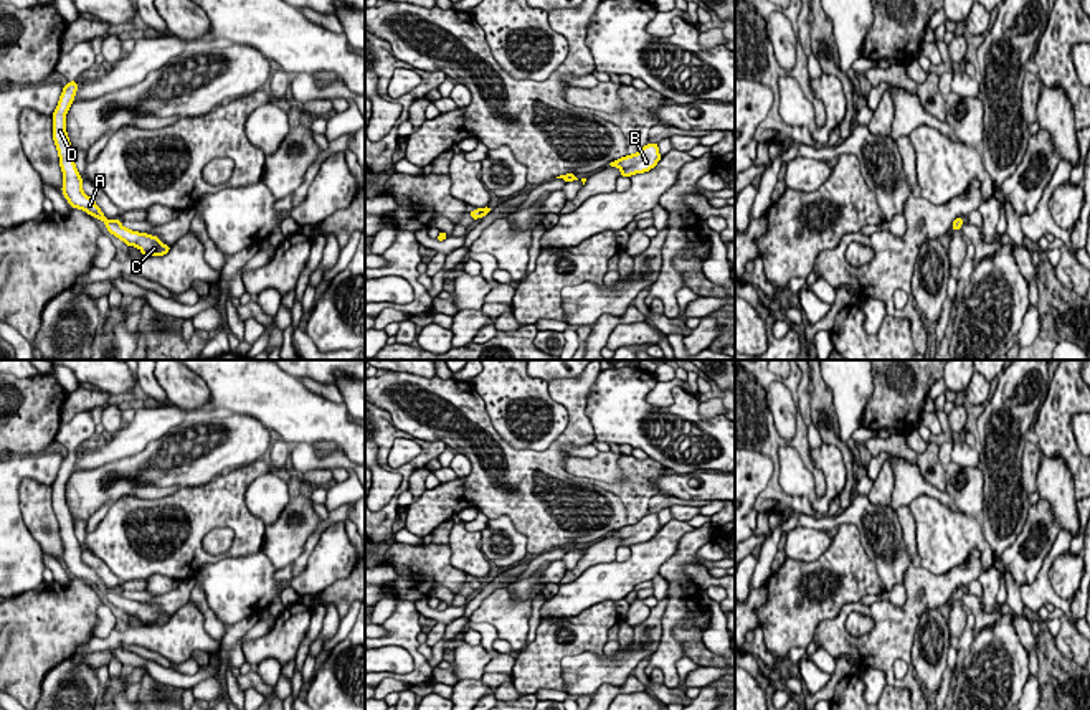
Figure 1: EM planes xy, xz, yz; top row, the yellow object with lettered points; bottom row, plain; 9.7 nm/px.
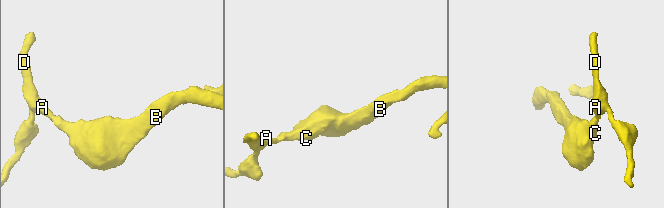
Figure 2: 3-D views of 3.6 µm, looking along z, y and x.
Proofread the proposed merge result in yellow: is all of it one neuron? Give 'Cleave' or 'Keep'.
Keep

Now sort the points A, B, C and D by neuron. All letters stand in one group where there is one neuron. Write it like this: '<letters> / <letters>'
A B C D

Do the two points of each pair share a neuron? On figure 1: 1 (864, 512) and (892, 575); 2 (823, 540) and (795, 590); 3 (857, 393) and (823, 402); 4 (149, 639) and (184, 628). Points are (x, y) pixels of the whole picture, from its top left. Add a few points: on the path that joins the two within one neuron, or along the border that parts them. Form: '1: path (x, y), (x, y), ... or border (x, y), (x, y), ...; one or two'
1: path (877, 527), (892, 560); one
2: border (833, 539), (815, 560), (786, 558); two
3: border (821, 377), (831, 392), (838, 435), (841, 438); two
4: path (157, 639), (172, 639), (175, 636); one

